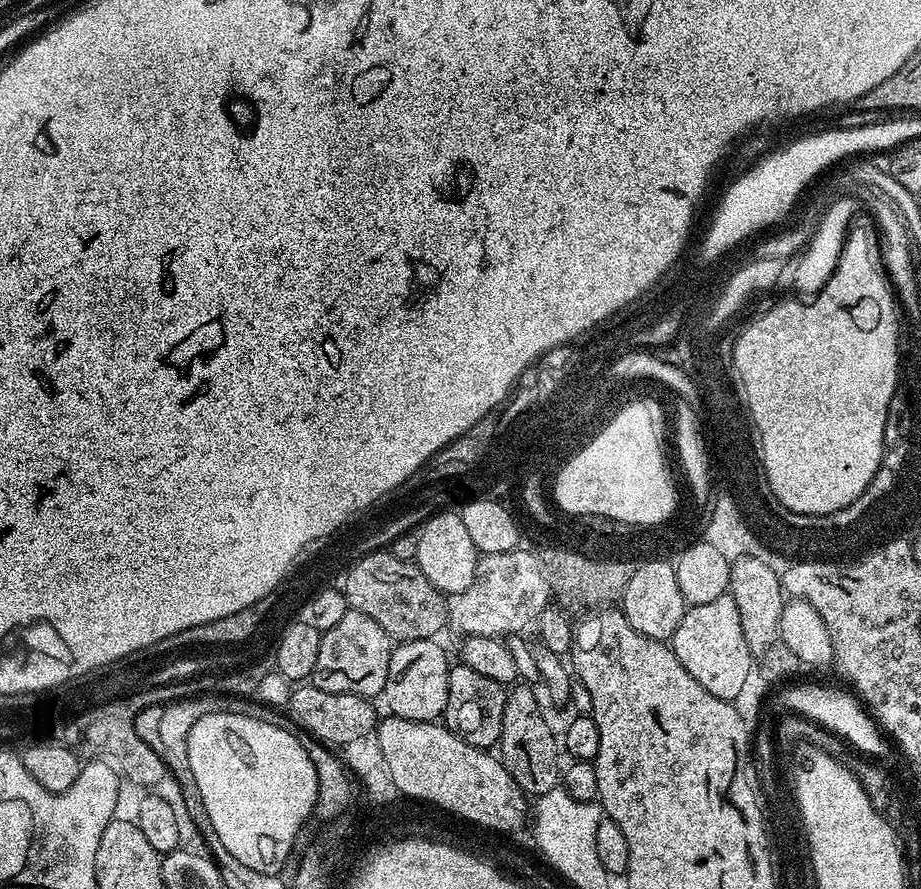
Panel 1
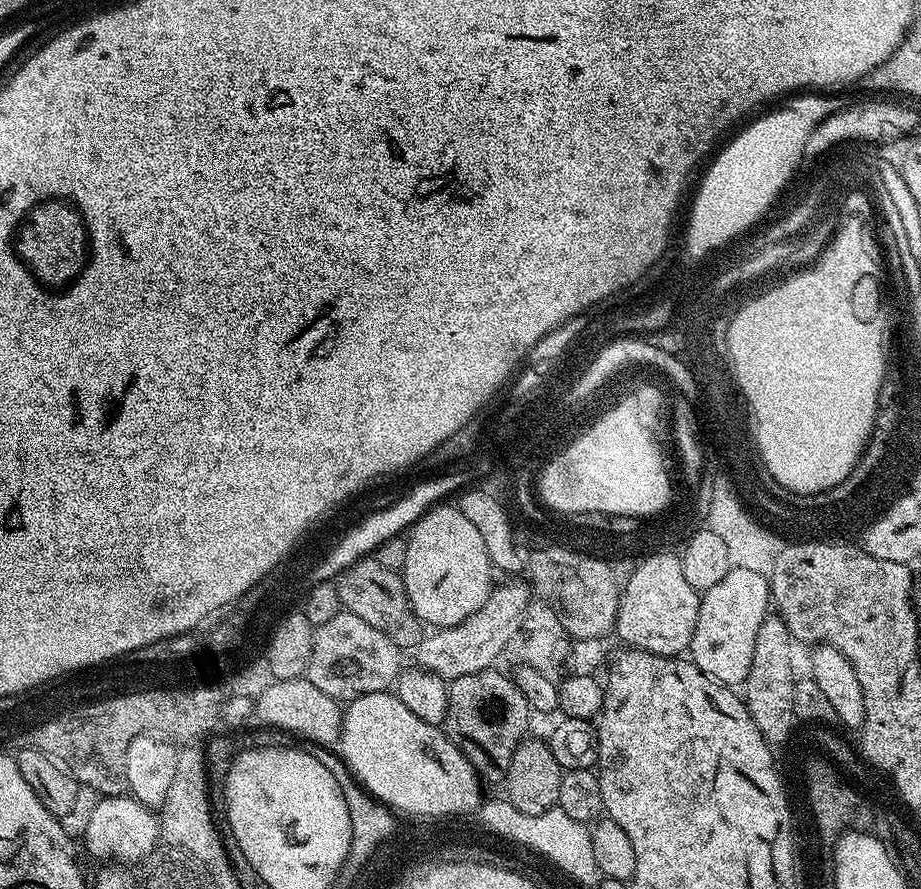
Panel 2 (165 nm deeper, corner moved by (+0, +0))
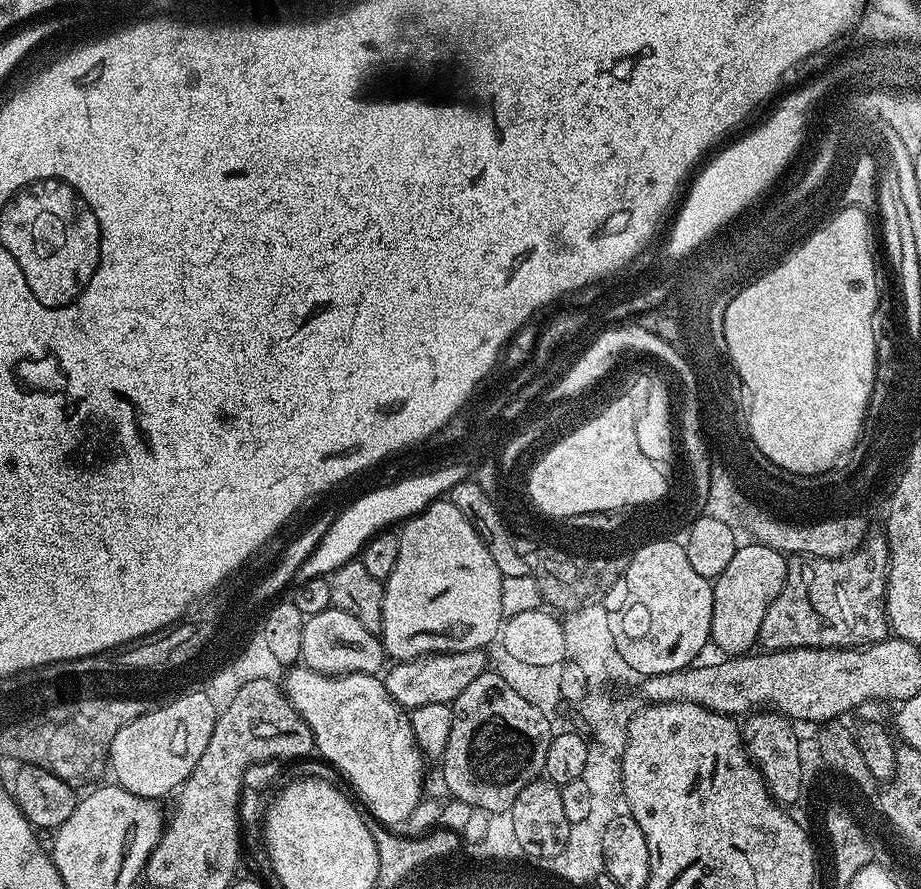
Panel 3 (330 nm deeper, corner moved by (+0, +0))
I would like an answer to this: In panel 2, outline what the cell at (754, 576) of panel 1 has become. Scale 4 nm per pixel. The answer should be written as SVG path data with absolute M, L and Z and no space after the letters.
M769 616L759 628L754 660L744 683L745 692L742 692L742 696L754 724L758 726L764 739L776 746L786 741L795 724L798 724L795 708L795 688L798 681L796 670L800 664L806 666L811 663L809 648L801 644L803 643L793 636L783 619Z

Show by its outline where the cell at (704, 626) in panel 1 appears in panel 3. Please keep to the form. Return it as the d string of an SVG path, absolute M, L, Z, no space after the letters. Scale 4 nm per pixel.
M765 544L739 545L734 558L730 558L730 563L726 565L726 570L722 570L722 574L716 577L712 585L712 635L710 640L729 657L751 653L755 649L752 647L757 647L762 618L766 618L766 610L774 602L774 598L778 598L778 594L786 582L784 555L785 553Z

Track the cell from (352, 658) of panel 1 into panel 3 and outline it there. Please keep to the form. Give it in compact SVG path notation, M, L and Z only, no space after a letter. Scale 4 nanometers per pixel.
M334 607L305 619L302 626L301 657L303 667L327 676L346 674L370 676L379 673L385 667L384 660L386 661L383 639L377 633L366 630L366 626L362 626L358 618L346 614L346 610Z

